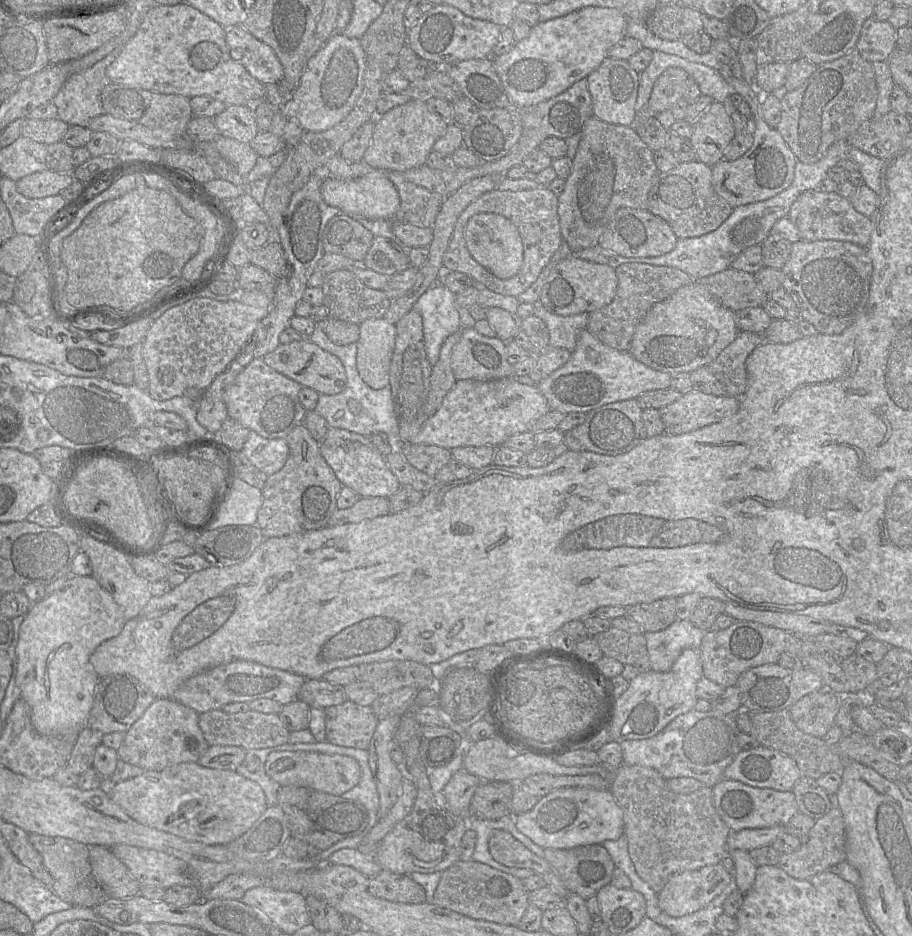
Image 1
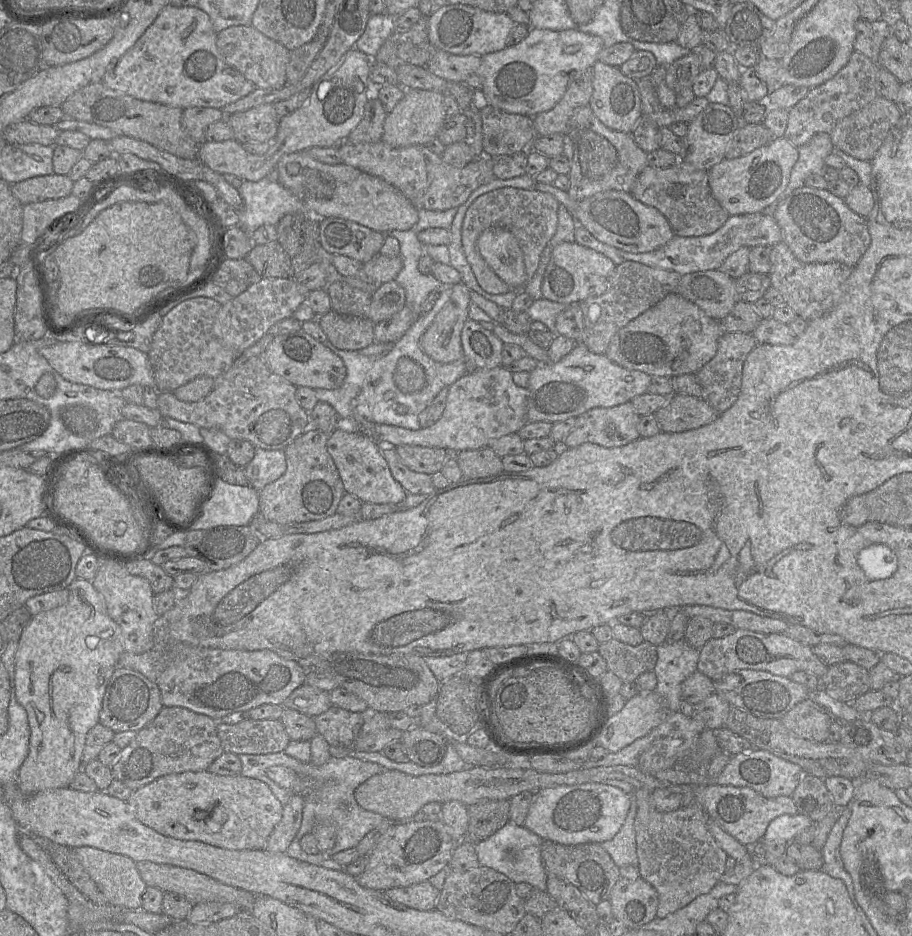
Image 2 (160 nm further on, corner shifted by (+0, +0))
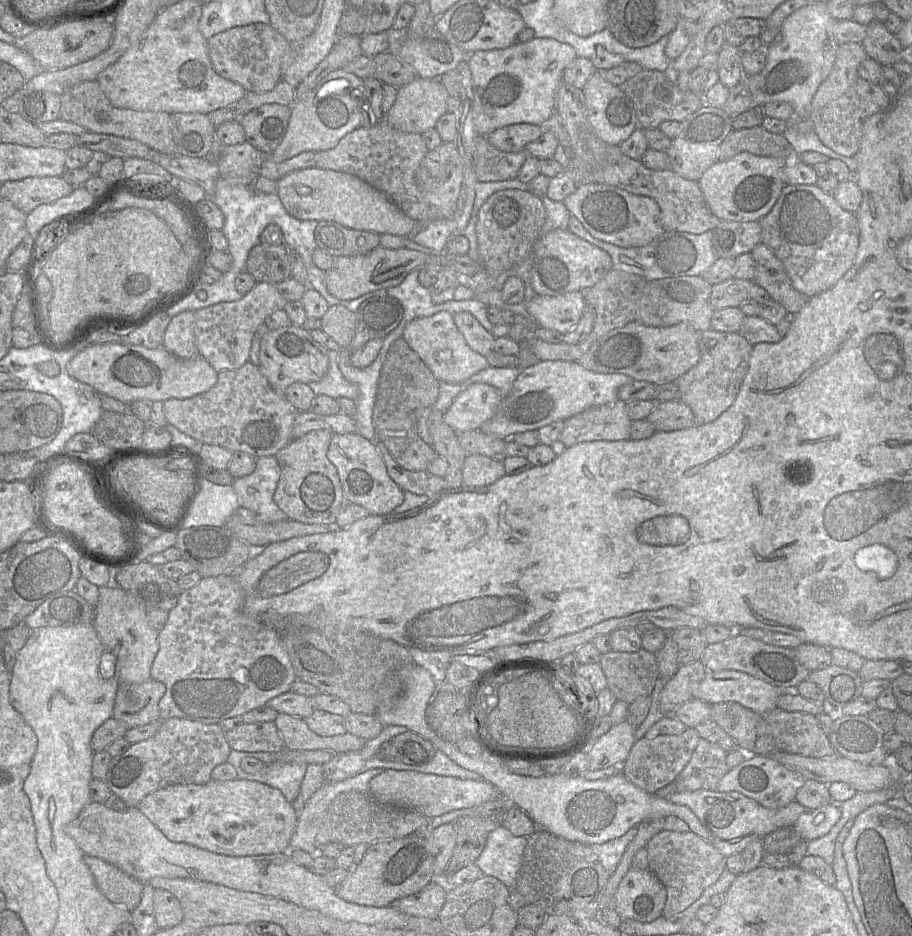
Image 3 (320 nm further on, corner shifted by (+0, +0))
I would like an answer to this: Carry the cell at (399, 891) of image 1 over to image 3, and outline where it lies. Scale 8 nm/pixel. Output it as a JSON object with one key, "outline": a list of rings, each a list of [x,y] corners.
{"outline":[[[440,879],[439,882],[430,882],[417,893],[393,901],[390,906],[410,916],[438,919],[445,899],[446,886],[444,879]]]}

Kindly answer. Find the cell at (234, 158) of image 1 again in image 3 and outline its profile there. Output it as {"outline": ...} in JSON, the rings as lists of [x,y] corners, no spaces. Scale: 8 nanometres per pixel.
{"outline":[[[344,68],[329,73],[303,99],[291,106],[291,115],[281,143],[270,155],[265,156],[279,163],[305,151],[334,148],[346,134],[362,125],[365,91],[363,79]]]}

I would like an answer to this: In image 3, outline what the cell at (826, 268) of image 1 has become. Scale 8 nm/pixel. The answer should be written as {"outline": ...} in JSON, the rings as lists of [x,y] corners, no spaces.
{"outline":[[[763,243],[758,244],[751,254],[756,262],[754,282],[788,312],[797,314],[807,304],[809,297],[794,288],[783,263]]]}

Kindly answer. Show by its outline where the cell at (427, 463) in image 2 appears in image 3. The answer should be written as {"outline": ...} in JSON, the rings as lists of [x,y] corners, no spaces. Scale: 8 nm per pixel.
{"outline":[[[403,337],[392,344],[378,382],[373,423],[377,441],[382,442],[406,470],[427,471],[429,464],[438,456],[433,446],[424,442],[418,434],[416,411],[436,403],[439,385],[440,381]]]}

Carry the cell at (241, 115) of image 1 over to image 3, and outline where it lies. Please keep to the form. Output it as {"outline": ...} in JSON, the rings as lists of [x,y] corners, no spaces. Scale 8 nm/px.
{"outline":[[[263,104],[243,115],[239,122],[246,141],[264,155],[270,155],[281,143],[291,115],[291,106]]]}

